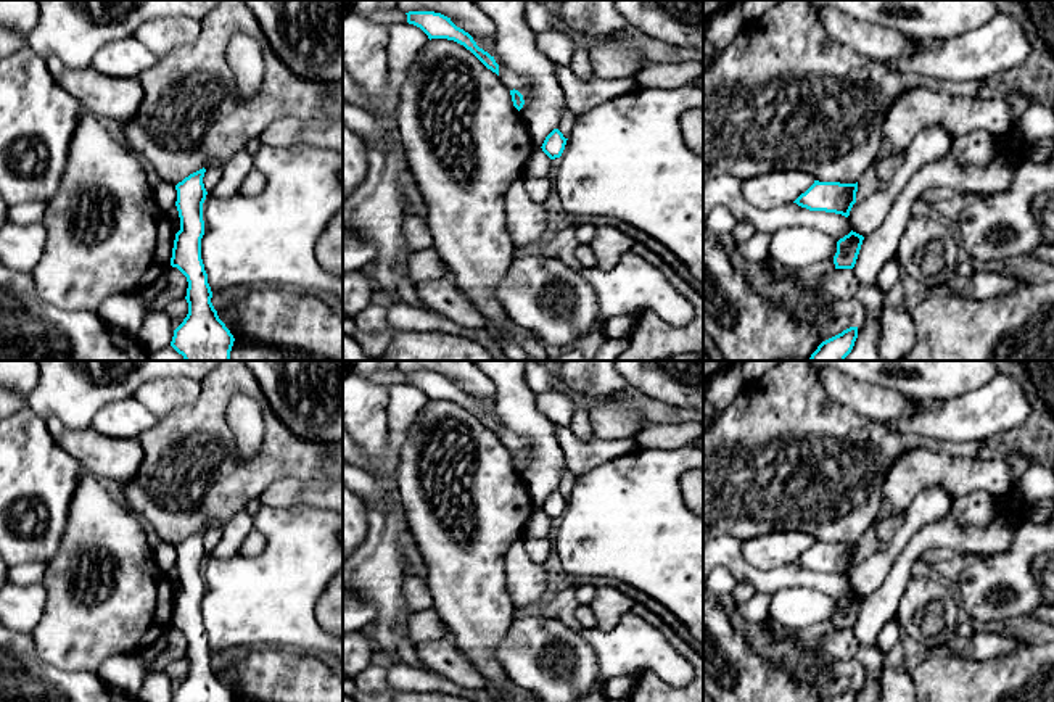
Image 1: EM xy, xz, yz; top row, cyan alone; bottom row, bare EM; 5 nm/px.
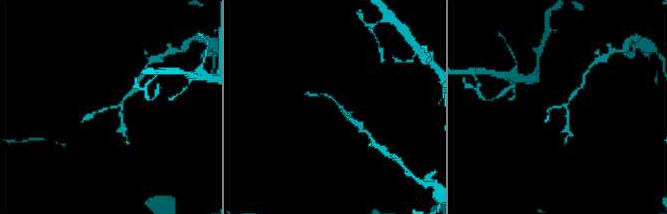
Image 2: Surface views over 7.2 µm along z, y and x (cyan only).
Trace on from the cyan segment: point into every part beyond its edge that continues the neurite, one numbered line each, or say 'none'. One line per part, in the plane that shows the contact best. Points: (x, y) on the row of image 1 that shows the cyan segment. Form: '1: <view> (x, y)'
none

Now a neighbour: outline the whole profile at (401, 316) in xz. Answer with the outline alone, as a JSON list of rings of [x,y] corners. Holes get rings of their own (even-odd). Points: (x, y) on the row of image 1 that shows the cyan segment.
[[[383,301],[389,330],[431,332],[439,335],[460,335],[462,327],[431,312],[401,303]]]

